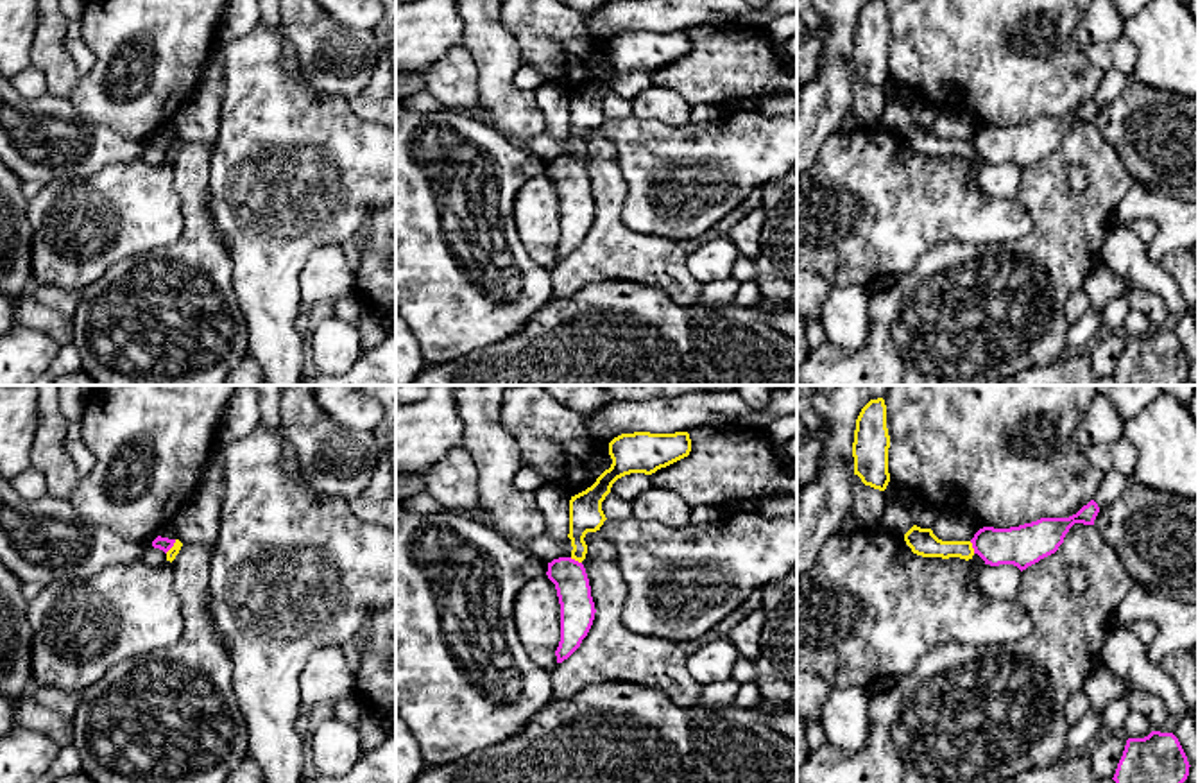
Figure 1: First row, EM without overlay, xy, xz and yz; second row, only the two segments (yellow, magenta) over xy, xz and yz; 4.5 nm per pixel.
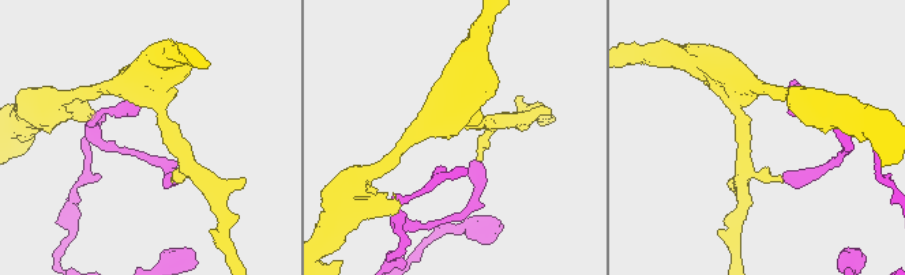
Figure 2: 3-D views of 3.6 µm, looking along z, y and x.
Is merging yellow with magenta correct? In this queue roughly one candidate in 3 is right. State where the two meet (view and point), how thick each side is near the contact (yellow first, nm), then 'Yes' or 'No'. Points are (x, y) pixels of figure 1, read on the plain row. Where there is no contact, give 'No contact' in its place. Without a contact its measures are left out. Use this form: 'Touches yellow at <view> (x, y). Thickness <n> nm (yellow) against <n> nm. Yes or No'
Touches yellow at xy (172, 146). Thickness 50 nm (yellow) against 60 nm. No

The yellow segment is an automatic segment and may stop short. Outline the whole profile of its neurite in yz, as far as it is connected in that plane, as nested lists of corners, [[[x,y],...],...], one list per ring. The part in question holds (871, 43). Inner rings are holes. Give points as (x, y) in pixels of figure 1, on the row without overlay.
[[[869,0],[856,18],[852,41],[854,73],[865,84],[886,88],[890,81],[888,47],[886,4],[885,0]]]

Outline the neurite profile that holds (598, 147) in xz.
[[[600,129],[587,142],[587,152],[584,159],[612,159],[616,161],[618,151],[611,140],[607,140]]]

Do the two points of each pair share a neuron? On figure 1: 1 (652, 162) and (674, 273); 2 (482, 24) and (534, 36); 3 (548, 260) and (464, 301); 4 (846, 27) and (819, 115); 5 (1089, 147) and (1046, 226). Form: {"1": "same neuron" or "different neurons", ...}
{"1": "different neurons", "2": "different neurons", "3": "different neurons", "4": "same neuron", "5": "same neuron"}

